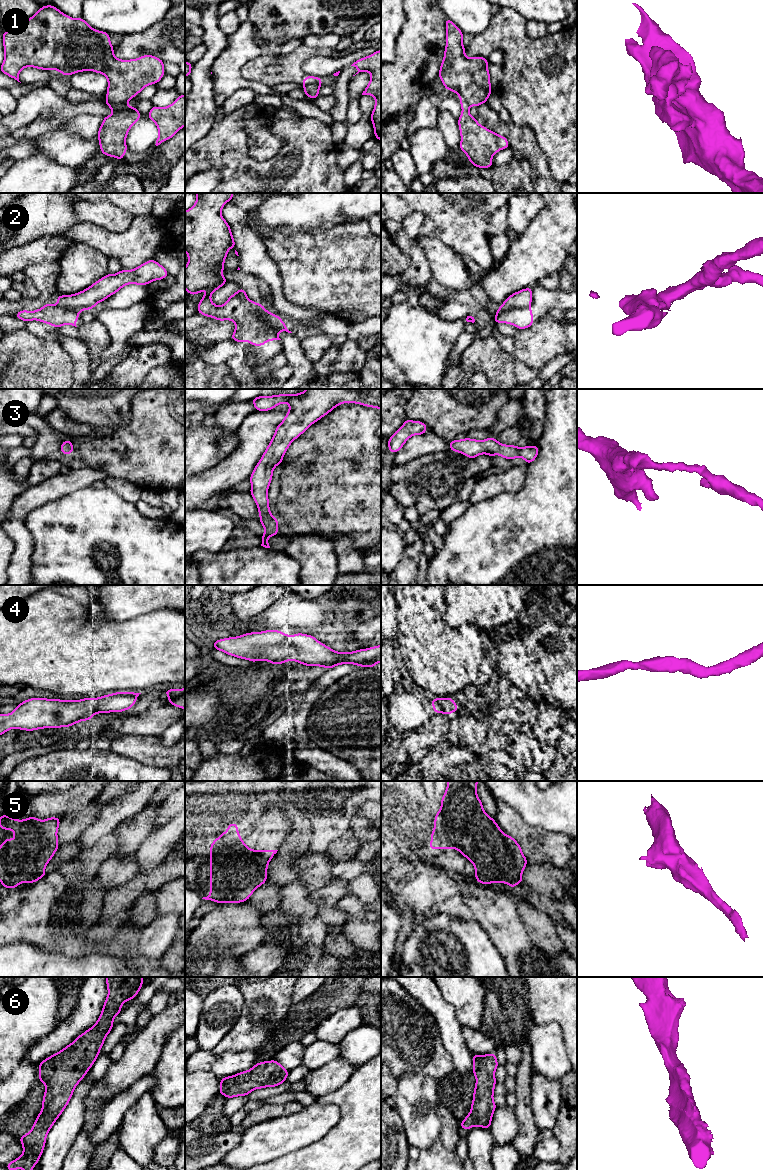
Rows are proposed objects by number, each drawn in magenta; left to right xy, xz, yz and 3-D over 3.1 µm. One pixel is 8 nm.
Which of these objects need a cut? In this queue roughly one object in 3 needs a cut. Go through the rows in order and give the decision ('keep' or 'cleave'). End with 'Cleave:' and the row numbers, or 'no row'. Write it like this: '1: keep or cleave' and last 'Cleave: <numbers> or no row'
1: cleave
2: cleave
3: keep
4: keep
5: keep
6: keep
Cleave: 1, 2

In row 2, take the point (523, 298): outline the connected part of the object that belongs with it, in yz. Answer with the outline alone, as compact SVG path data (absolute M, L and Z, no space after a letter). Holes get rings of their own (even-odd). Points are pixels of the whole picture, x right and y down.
M532 287L525 288L511 294L504 300L501 307L508 309L525 308L531 305L532 297Z

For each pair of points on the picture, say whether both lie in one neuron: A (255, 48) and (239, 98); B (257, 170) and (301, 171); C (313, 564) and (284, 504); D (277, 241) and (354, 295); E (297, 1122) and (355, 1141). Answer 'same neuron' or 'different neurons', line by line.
A: different neurons
B: same neuron
C: different neurons
D: same neuron
E: different neurons

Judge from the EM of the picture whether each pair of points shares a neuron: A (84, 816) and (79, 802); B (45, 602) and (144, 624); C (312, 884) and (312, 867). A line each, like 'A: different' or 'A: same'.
A: different
B: same
C: same

